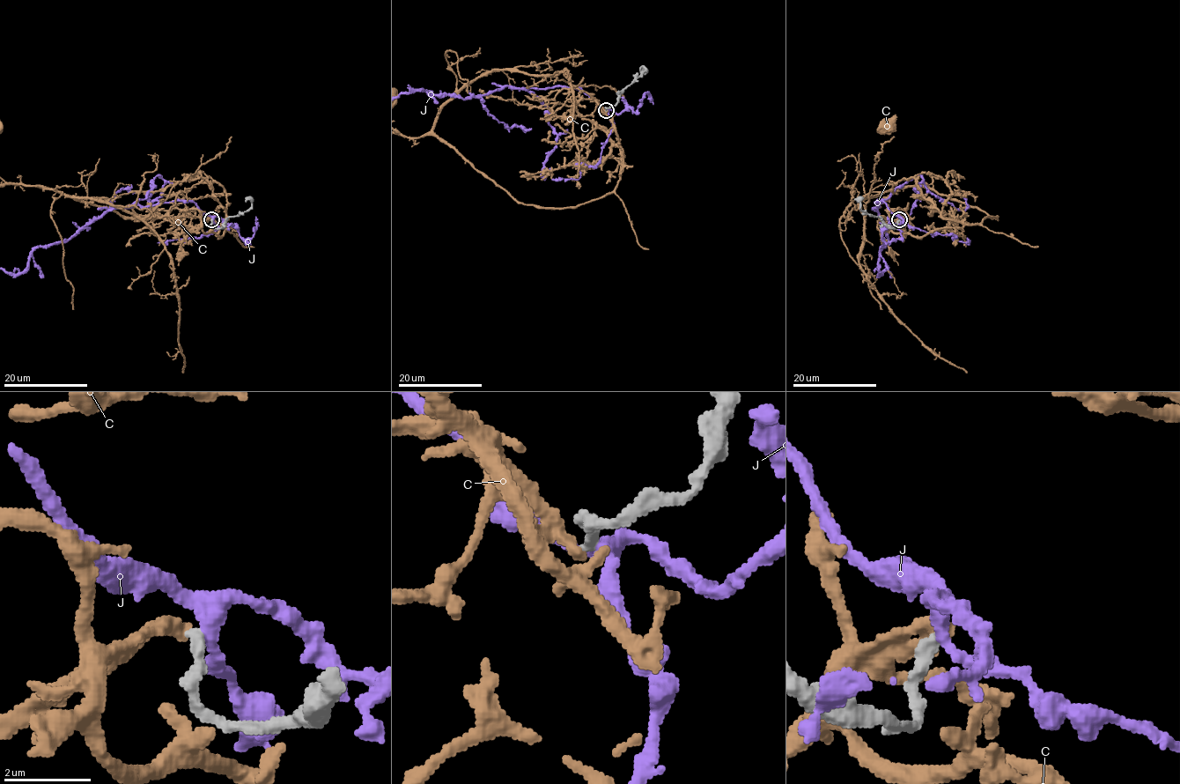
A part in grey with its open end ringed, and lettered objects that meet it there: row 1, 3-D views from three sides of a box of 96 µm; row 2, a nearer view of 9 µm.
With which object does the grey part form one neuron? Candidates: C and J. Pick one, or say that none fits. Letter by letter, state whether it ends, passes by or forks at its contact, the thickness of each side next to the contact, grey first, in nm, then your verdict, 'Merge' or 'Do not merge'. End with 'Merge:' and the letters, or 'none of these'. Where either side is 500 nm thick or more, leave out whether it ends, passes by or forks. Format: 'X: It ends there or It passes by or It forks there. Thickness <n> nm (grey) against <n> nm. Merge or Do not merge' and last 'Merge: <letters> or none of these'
C: It ends there. Thickness 280 nm (grey) against 320 nm. Do not merge
J: It forks there. Thickness 280 nm (grey) against 280 nm. Do not merge
Merge: none of these

